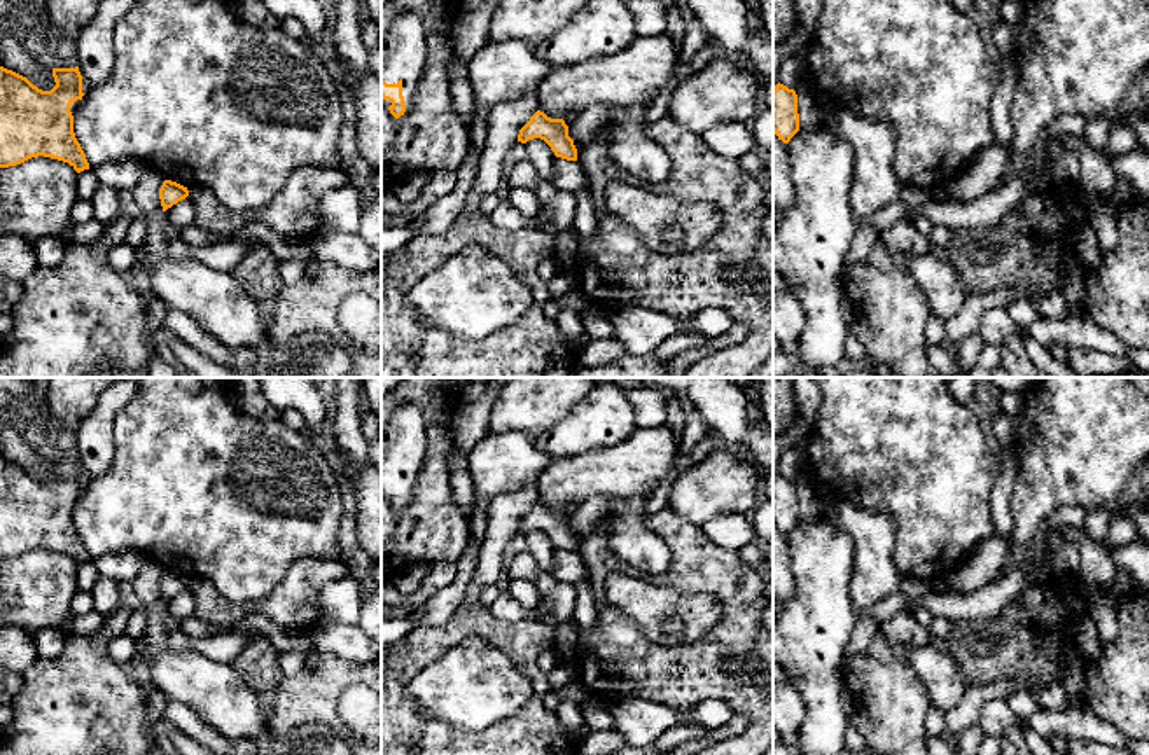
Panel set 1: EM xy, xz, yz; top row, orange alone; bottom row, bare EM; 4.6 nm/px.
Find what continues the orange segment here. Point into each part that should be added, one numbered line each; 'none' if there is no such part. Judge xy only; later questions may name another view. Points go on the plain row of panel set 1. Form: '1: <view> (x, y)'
none

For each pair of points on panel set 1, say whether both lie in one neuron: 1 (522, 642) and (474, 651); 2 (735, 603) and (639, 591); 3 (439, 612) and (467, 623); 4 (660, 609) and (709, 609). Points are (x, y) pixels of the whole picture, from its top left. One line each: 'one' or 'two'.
1: two
2: two
3: two
4: one

